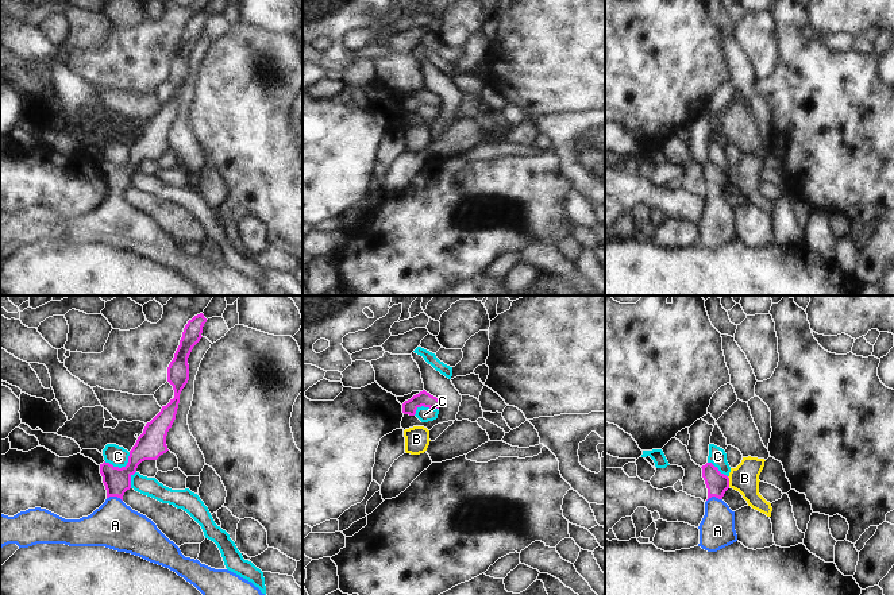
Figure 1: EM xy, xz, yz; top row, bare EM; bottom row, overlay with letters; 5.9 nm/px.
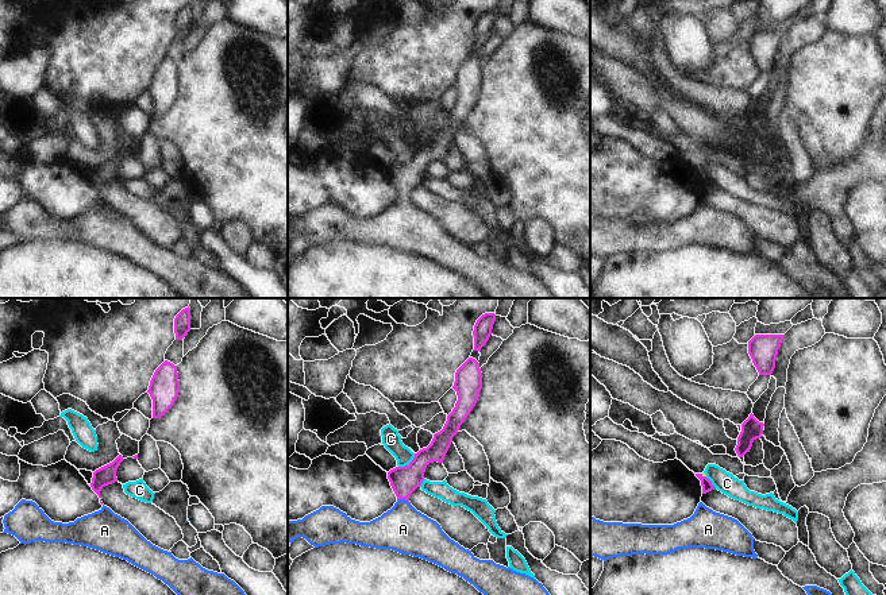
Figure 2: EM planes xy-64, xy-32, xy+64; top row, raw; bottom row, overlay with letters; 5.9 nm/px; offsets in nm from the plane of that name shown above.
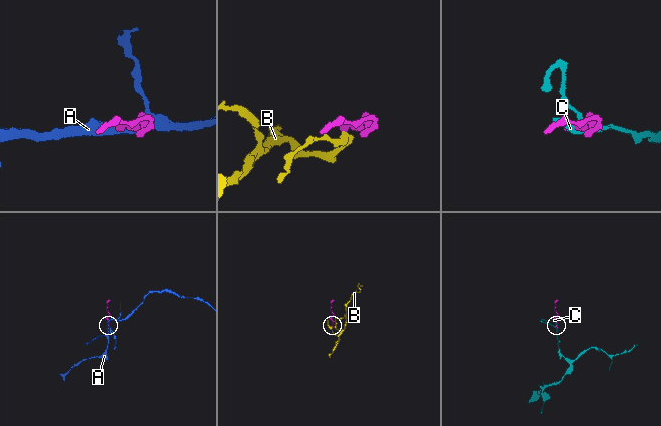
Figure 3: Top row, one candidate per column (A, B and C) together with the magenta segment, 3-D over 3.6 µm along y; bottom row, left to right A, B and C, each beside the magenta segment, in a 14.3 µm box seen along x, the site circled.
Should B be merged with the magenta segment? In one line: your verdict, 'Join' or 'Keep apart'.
Keep apart.

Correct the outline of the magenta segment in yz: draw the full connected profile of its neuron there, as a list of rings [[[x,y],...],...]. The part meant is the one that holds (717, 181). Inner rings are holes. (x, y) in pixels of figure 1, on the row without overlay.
[[[706,161],[701,166],[708,186],[708,198],[705,200],[705,213],[698,224],[698,244],[708,250],[717,250],[737,239],[735,209],[722,198],[729,186],[729,175],[712,161]]]

